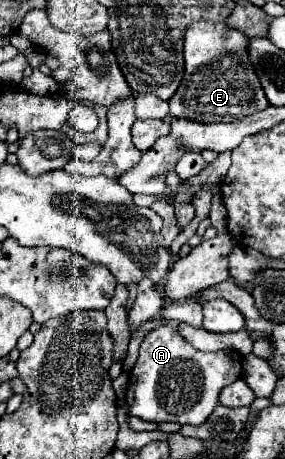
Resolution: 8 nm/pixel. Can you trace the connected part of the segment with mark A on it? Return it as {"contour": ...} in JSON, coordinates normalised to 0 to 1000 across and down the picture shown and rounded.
{"contour":[[[568,708],[526,721],[491,752],[491,778],[470,795],[470,813],[456,813],[456,865],[463,869],[456,869],[449,895],[470,908],[491,908],[505,917],[540,917],[540,922],[604,917],[632,926],[709,926],[751,895],[772,847],[842,826],[842,817],[849,817],[849,773],[828,769],[821,760],[751,765],[751,769],[688,765],[632,734],[618,712]]]}

